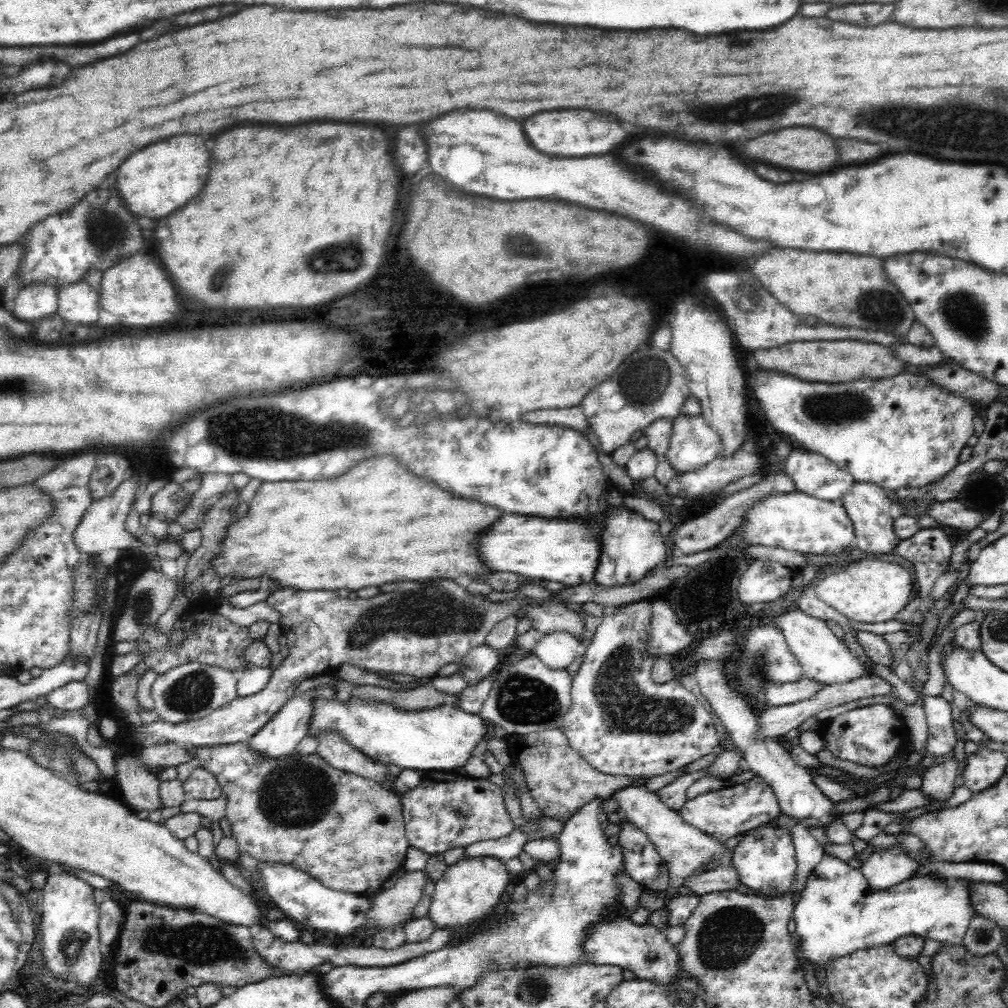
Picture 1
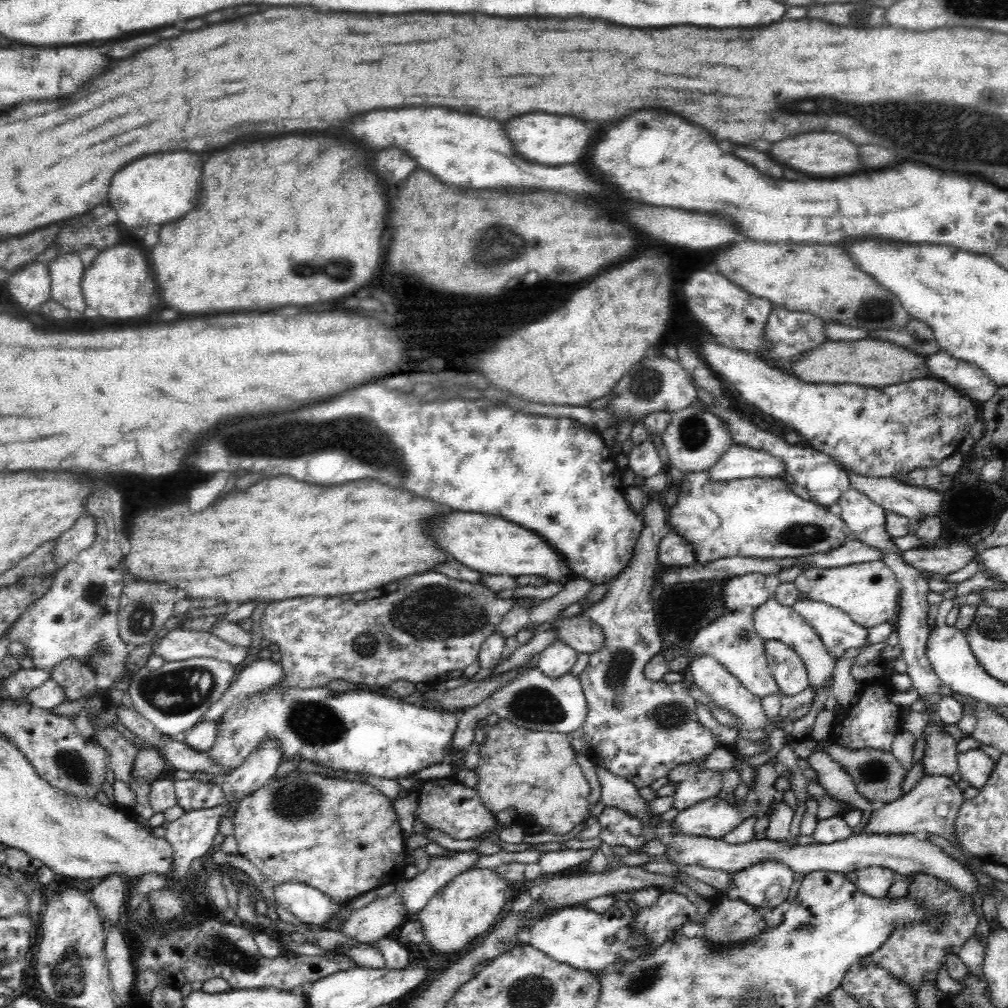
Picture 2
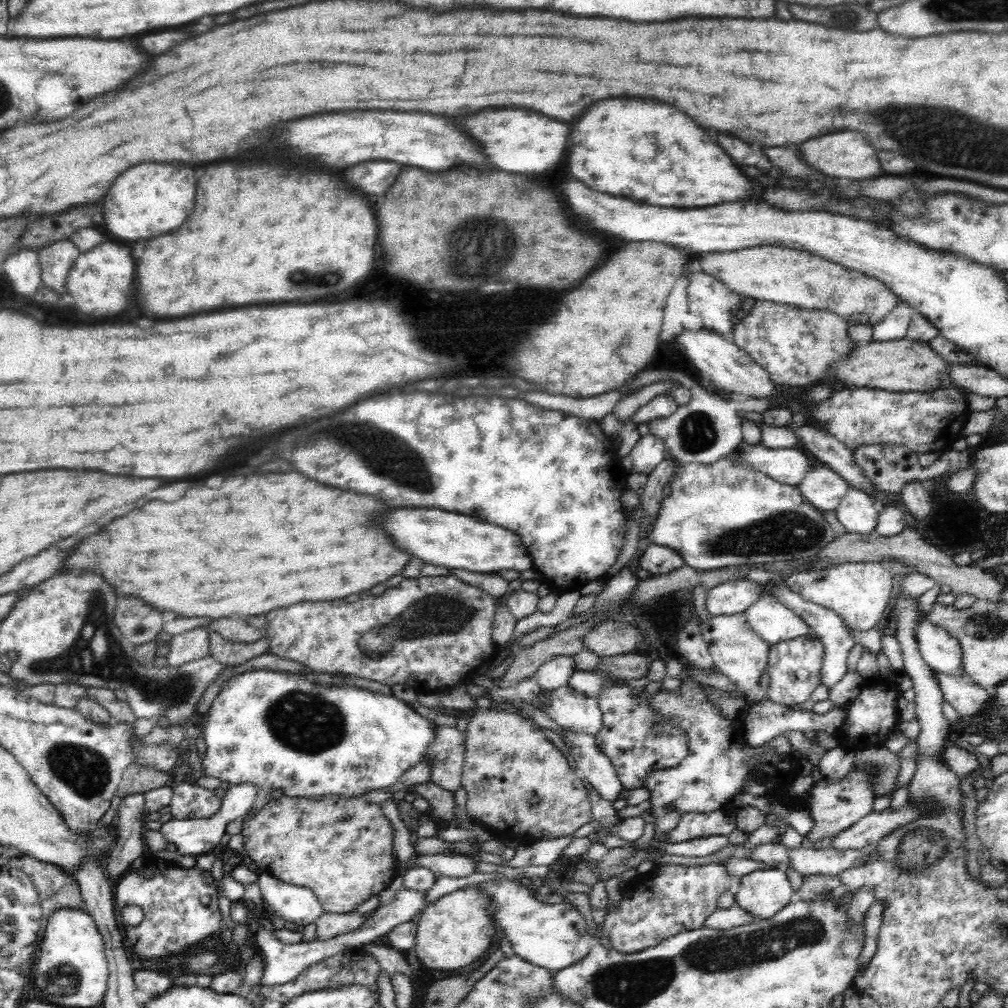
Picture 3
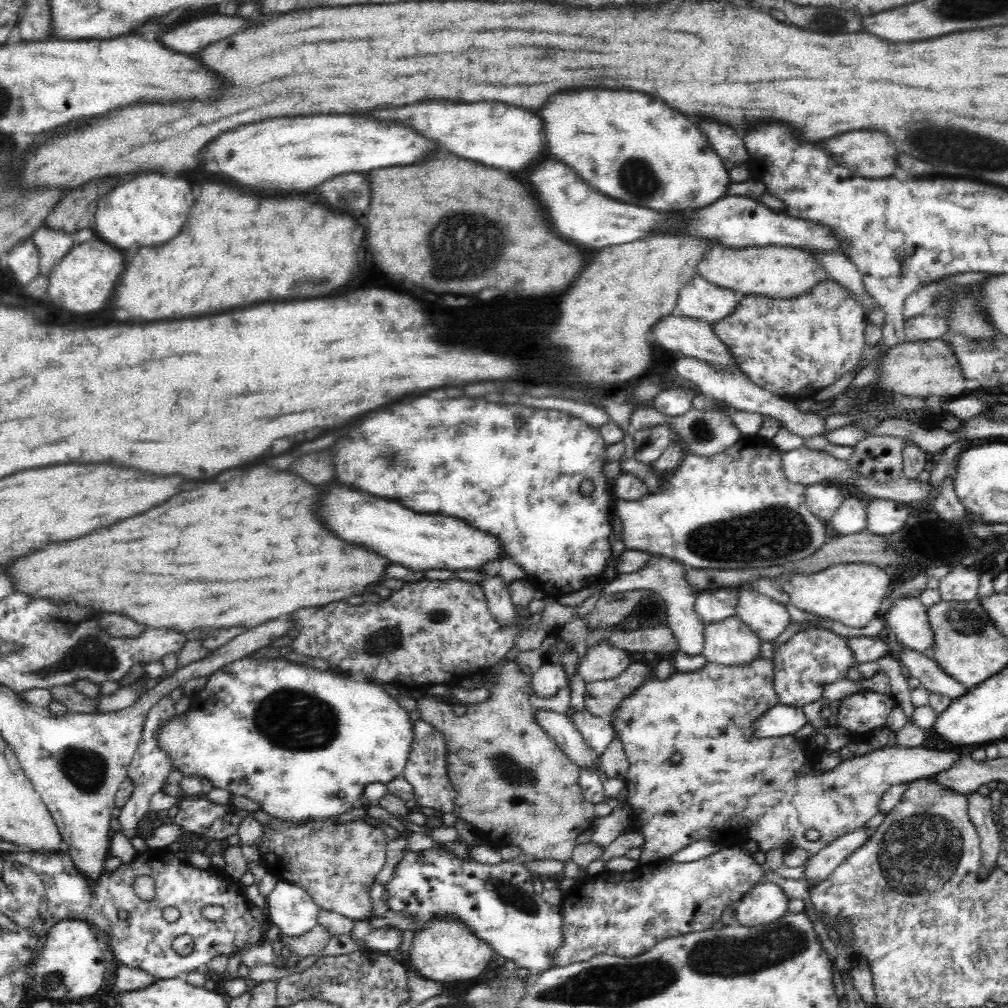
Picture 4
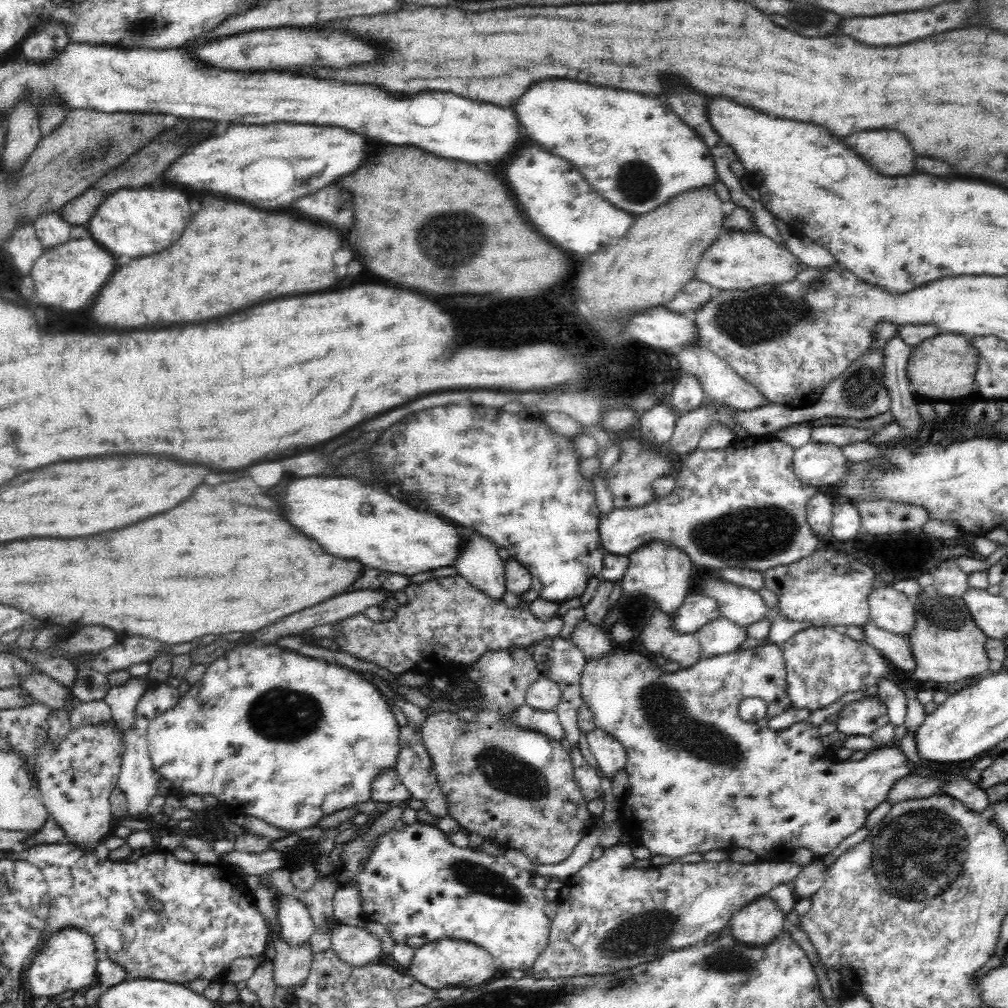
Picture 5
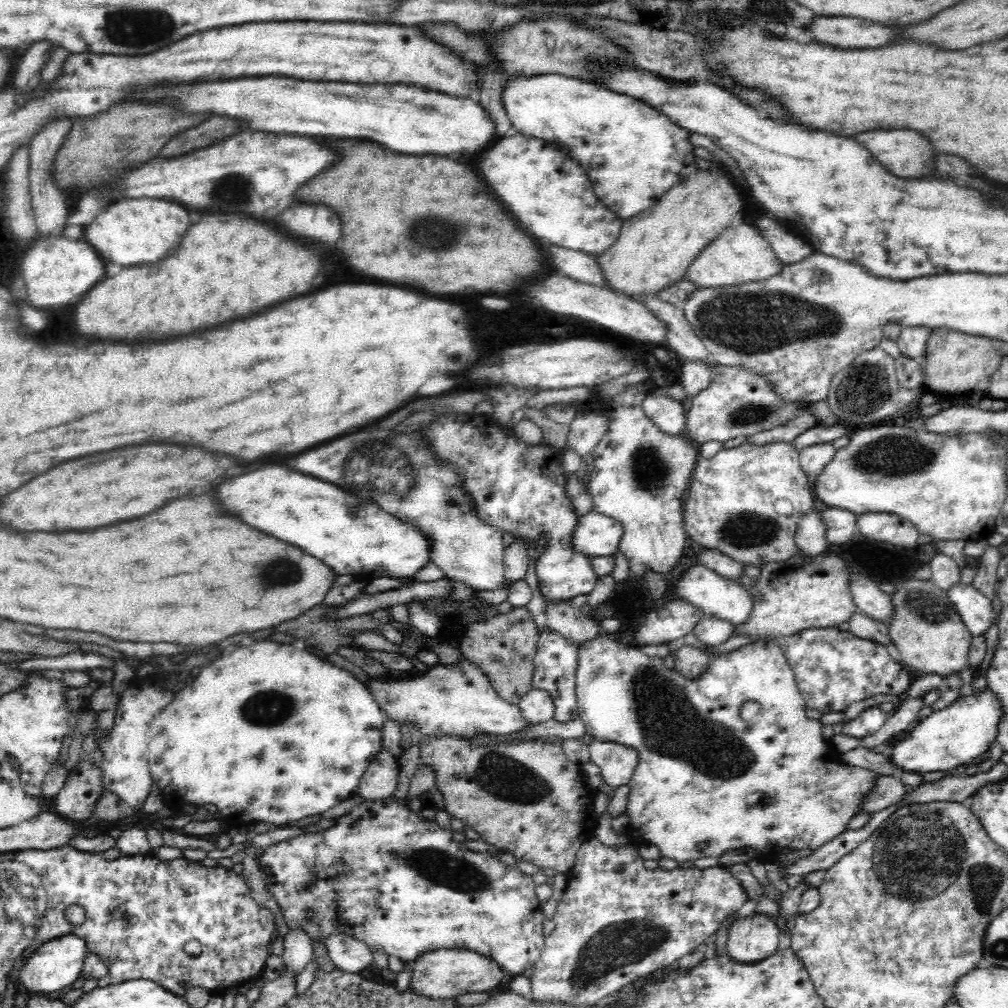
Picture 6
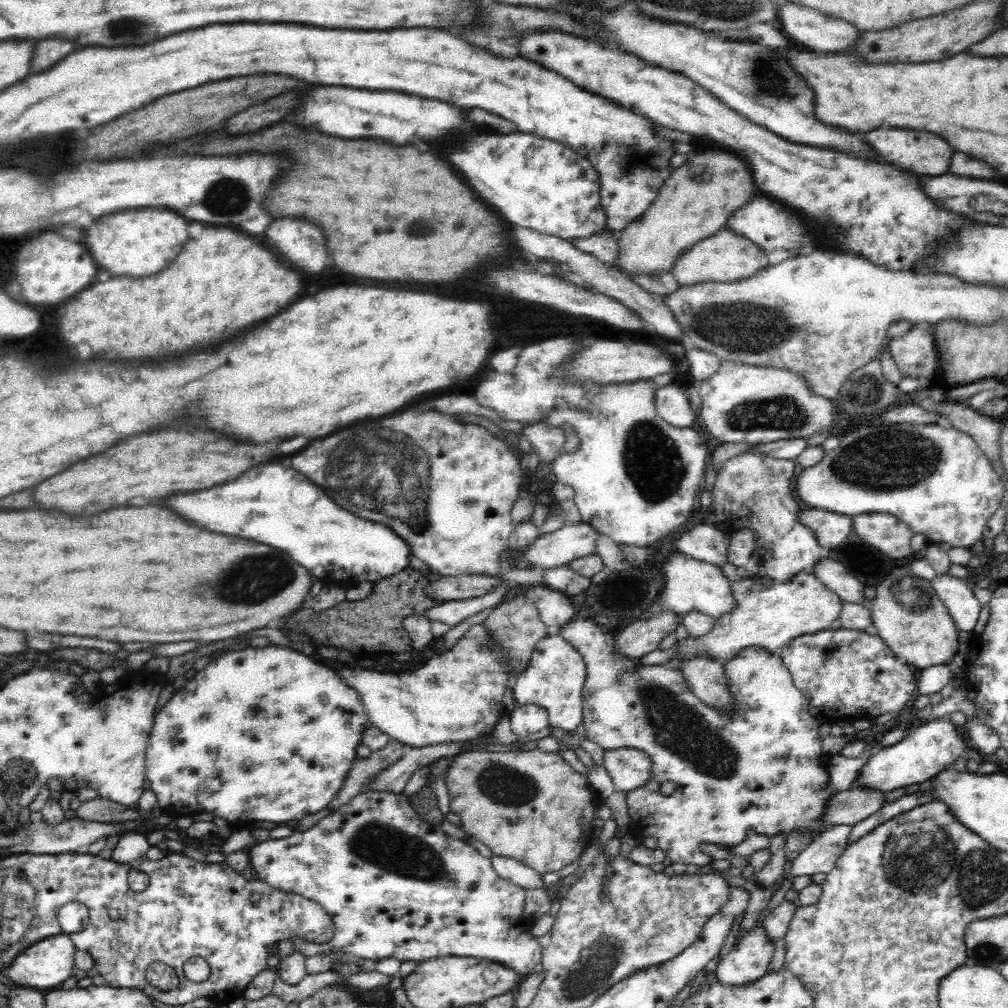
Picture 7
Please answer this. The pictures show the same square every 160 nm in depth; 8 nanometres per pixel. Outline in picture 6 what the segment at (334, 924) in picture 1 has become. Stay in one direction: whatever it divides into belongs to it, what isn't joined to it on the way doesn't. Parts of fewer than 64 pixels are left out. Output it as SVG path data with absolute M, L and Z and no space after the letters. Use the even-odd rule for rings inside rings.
M290 929L283 941L282 967L296 977L306 970L306 966L313 958L312 941L304 931L298 929Z

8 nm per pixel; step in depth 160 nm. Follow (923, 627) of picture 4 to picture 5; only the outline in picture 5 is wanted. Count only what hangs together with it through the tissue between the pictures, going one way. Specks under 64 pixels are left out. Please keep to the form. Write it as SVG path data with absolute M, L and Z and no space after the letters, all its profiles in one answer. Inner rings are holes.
M875 585L868 594L869 619L876 623L878 628L908 636L914 628L914 605L908 597L893 587Z

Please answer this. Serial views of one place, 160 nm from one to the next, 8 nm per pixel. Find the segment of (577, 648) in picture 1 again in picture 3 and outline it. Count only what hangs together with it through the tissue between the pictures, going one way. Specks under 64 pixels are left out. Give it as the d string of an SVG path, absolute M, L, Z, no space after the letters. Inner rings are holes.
M557 656L540 666L533 677L543 691L551 691L566 685L576 670L573 657Z

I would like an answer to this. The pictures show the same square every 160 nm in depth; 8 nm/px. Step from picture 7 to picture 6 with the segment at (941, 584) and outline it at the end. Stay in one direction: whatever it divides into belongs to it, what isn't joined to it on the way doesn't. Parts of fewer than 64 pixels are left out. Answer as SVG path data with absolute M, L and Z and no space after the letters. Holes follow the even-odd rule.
M960 580L952 584L946 592L969 634L972 637L983 636L994 618L990 600L971 584L965 585Z

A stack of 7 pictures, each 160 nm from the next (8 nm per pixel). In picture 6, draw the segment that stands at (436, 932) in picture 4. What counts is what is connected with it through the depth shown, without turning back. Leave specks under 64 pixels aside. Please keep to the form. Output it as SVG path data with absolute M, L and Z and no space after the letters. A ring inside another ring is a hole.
M442 949L421 954L410 967L412 970L410 991L432 1000L455 1000L457 996L465 994L492 992L506 976L495 960L469 950Z

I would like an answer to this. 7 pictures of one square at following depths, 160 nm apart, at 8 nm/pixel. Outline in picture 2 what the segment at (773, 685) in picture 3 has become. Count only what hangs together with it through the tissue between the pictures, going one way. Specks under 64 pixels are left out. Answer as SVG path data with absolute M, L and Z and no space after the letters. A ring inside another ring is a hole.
M766 641L765 655L770 669L780 685L780 695L796 696L809 687L805 662L796 650L781 641Z

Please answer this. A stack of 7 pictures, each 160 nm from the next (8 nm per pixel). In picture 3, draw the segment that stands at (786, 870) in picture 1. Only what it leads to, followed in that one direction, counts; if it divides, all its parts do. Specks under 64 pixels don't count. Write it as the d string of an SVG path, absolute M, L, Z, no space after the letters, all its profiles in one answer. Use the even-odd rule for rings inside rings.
M781 868L756 870L742 876L735 895L736 905L754 917L754 920L766 920L776 916L794 900L795 892Z

